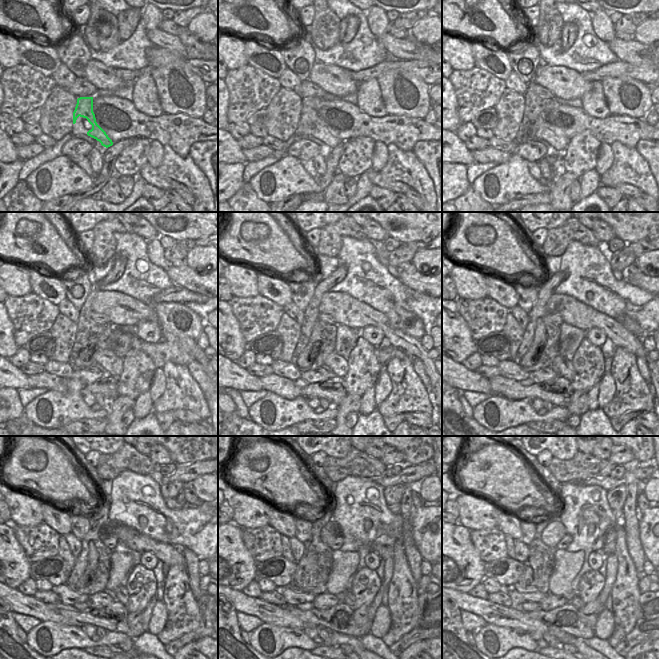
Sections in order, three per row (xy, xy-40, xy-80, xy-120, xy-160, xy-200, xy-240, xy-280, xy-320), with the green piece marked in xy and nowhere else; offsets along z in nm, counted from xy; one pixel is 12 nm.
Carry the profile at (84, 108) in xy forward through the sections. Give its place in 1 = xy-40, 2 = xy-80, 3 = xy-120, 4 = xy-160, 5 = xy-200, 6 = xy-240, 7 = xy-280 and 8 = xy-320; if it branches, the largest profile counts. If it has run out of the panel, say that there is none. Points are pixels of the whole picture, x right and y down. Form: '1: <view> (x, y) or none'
1: xy-40 (321, 132)
2: xy-80 (542, 129)
3: xy-120 (113, 365)
4: xy-160 (338, 365)
5: xy-200 (563, 367)
6: xy-240 (120, 594)
7: xy-280 (349, 599)
8: xy-320 (576, 602)

